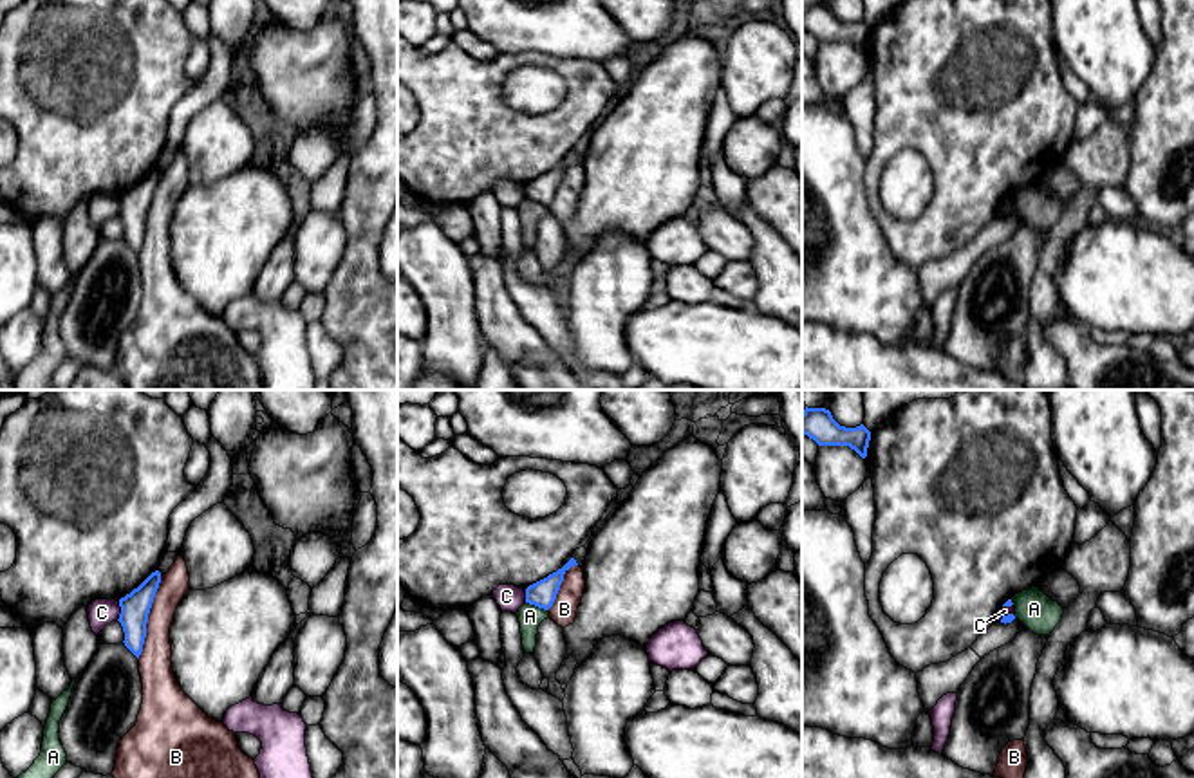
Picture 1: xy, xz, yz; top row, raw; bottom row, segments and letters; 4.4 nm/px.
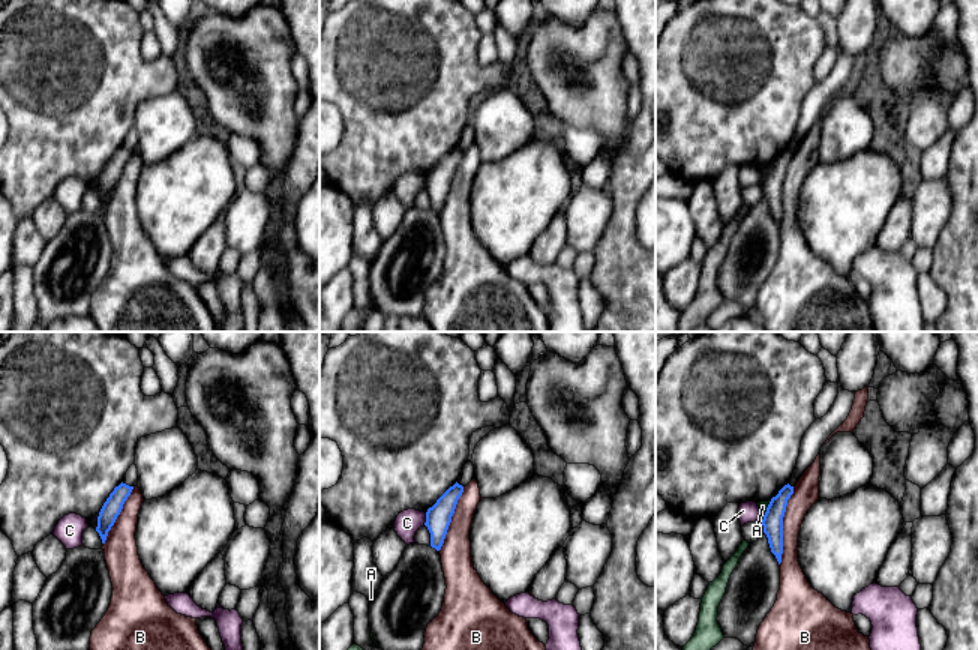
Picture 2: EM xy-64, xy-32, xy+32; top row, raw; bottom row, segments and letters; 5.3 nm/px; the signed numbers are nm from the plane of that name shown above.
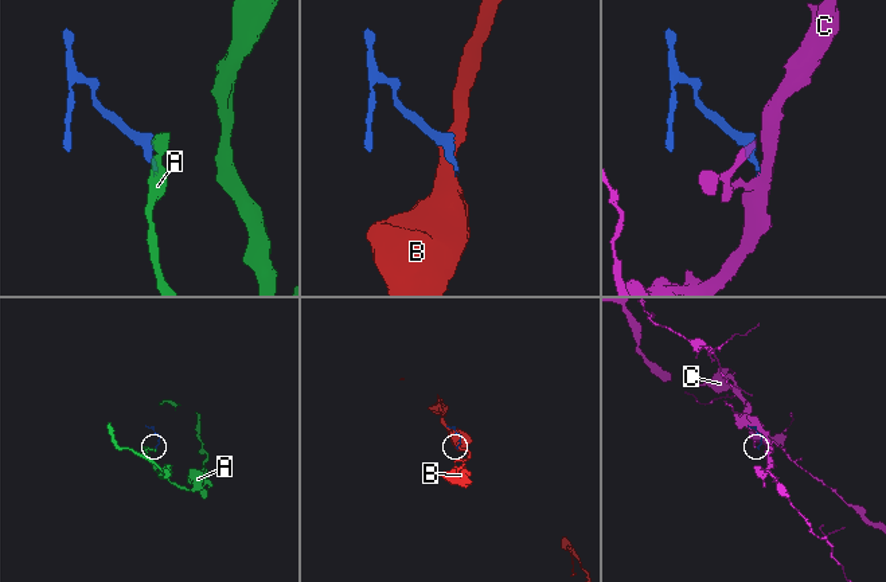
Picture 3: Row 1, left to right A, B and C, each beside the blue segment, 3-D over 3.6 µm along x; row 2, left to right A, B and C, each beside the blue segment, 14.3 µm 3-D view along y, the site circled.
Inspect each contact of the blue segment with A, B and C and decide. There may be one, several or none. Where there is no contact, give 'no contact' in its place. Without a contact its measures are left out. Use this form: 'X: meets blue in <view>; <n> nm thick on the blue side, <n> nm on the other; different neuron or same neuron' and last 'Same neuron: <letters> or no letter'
A: meets blue in xz; 120 nm thick on the blue side, 110 nm on the other; different neuron
B: meets blue in xy; 130 nm thick on the blue side, 150 nm on the other; different neuron
C: meets blue in xy; 130 nm thick on the blue side, 120 nm on the other; different neuron
Same neuron: no letter

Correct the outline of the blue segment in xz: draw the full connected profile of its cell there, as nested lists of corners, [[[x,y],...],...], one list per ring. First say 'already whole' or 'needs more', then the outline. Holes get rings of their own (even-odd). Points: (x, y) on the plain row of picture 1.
already whole; [[[571,153],[562,164],[549,170],[547,173],[529,181],[526,184],[526,199],[535,200],[538,204],[549,206],[556,195],[560,181],[564,177],[564,170],[578,161],[574,153]]]

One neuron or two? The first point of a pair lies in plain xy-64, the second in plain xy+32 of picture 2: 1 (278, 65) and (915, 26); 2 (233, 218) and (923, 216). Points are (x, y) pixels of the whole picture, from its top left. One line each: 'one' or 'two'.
1: two
2: one

